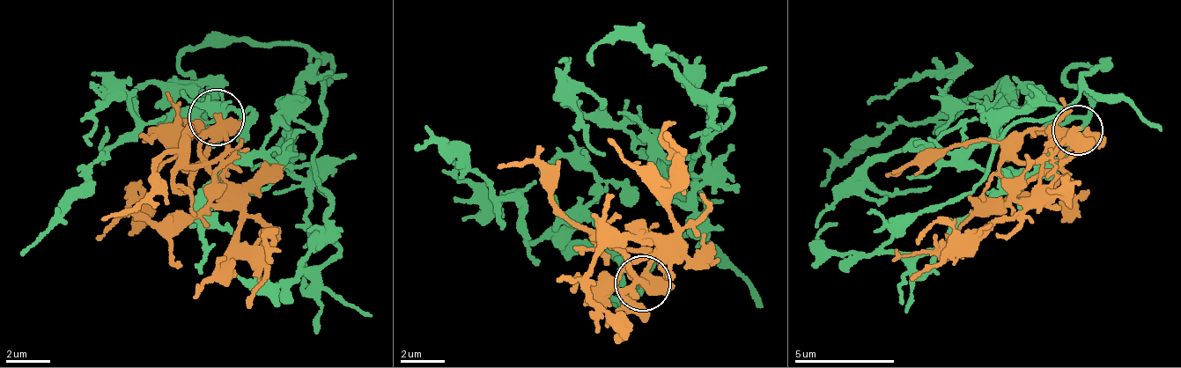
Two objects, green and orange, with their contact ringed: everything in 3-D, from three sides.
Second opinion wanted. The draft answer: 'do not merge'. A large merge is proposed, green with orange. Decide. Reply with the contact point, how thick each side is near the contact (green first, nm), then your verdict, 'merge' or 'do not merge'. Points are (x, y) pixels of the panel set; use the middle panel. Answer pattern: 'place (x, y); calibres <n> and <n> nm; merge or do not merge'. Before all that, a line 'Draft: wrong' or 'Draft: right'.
Draft: wrong
place (643, 283); calibres 170 and 360 nm; merge

